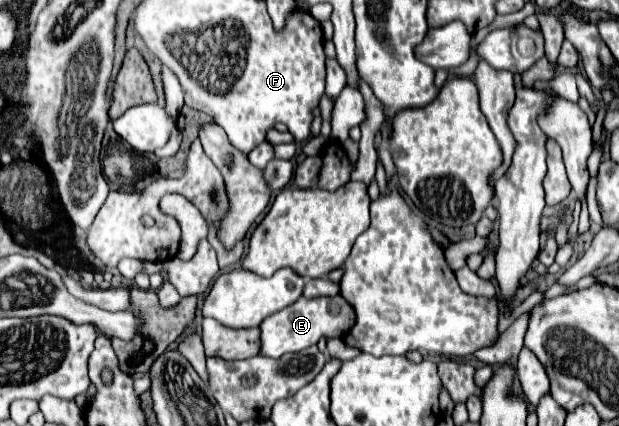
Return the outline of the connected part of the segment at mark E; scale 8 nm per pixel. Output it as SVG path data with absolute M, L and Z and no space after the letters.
M333 296L333 298L299 298L295 304L283 308L283 312L275 312L263 320L259 326L261 330L261 352L263 356L271 358L281 358L283 354L289 352L299 352L303 348L309 348L319 342L321 336L327 338L339 338L345 336L351 330L351 324L355 324L355 310L343 296Z

